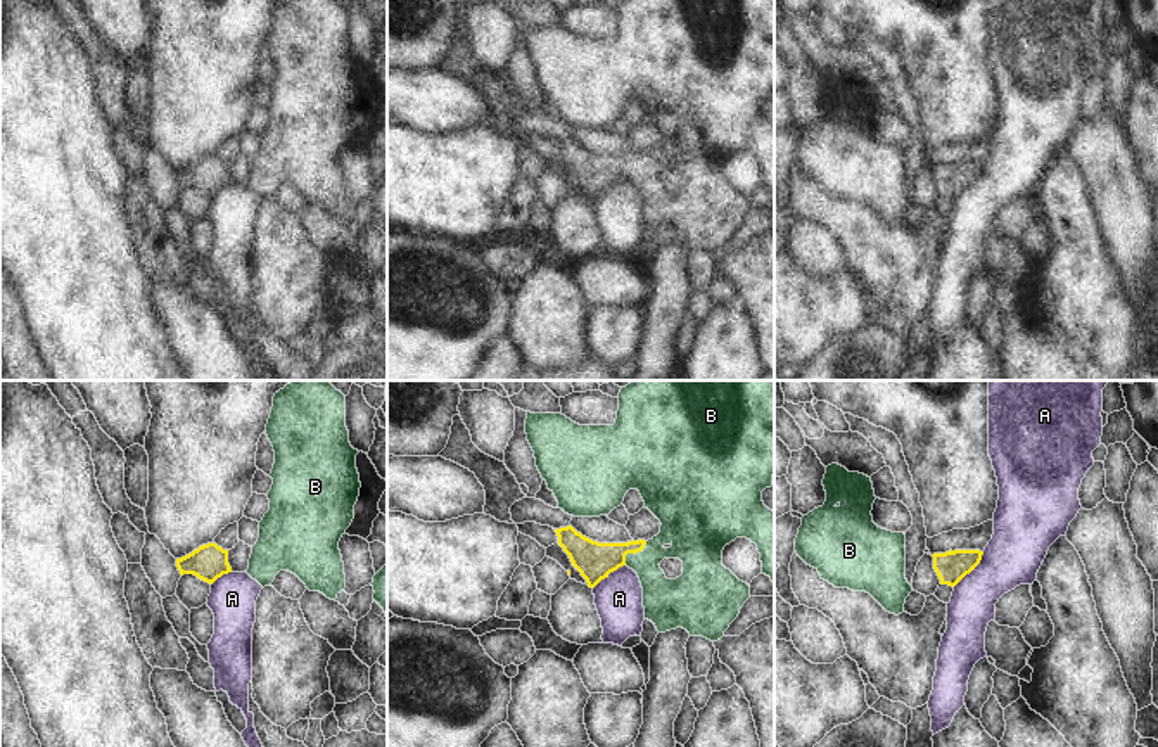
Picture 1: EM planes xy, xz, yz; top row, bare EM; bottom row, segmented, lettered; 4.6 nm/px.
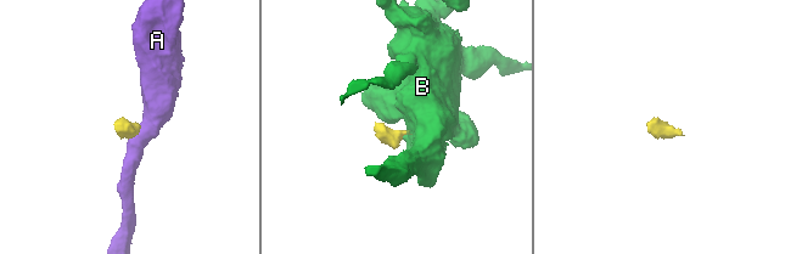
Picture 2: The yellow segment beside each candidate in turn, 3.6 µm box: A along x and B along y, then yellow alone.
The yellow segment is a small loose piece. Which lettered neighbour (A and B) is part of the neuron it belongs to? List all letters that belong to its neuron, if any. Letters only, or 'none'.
B.

